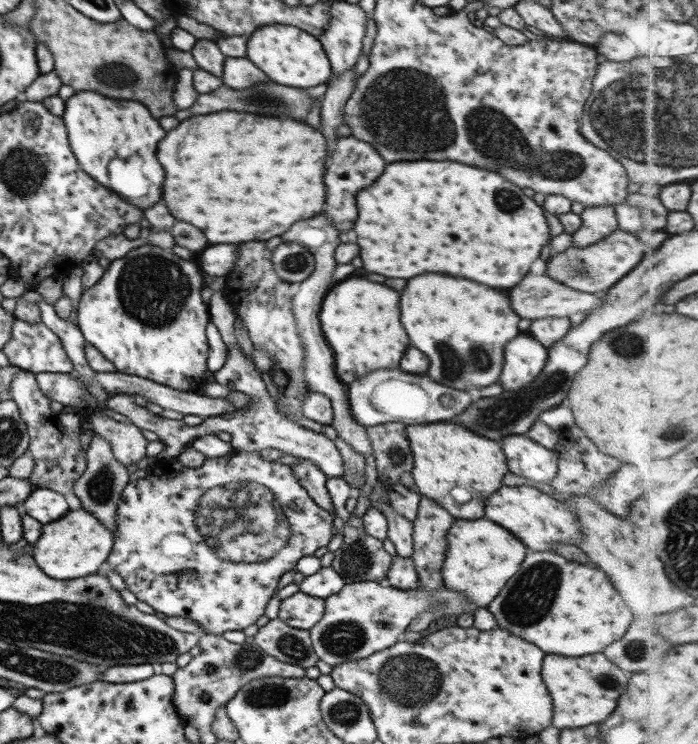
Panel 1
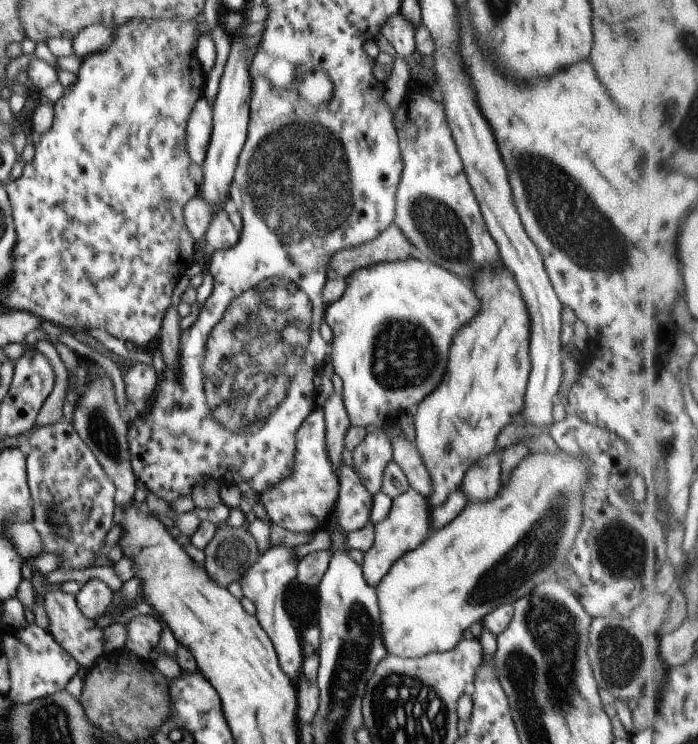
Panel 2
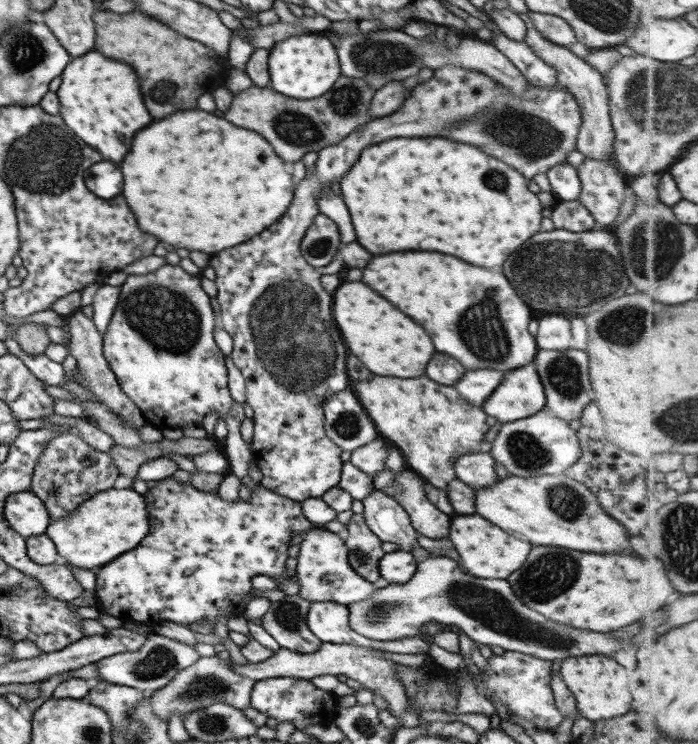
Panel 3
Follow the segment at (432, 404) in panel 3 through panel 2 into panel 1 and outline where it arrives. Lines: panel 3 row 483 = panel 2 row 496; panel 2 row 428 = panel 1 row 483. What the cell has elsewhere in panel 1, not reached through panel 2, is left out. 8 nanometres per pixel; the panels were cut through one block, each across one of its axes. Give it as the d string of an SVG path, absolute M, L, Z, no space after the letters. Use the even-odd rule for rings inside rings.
M451 422L407 425L405 439L408 440L412 454L410 473L418 494L433 500L453 518L481 518L485 498L503 486L501 480L508 472L500 445L497 446L498 443L489 438L479 438L471 430L465 430L463 426ZM453 488L469 491L469 500L463 504L455 502L449 494Z

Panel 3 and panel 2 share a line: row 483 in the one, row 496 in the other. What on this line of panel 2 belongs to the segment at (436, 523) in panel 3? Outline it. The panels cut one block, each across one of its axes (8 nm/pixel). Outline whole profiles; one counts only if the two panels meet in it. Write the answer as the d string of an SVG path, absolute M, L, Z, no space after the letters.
M409 488L392 498L389 512L381 522L374 525L374 538L371 546L363 553L361 572L365 582L375 588L391 565L402 555L417 548L426 538L430 530L429 511L426 498Z

